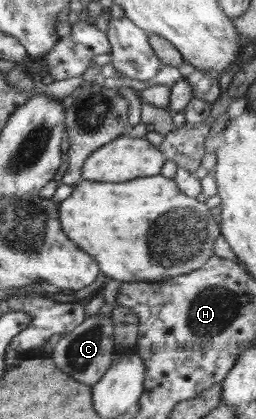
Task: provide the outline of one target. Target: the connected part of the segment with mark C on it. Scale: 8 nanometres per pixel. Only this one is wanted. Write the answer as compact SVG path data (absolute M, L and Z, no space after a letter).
M102 314L89 316L72 332L62 335L53 348L51 356L70 378L78 378L78 382L86 386L94 386L107 372L113 363L114 355L114 321Z

